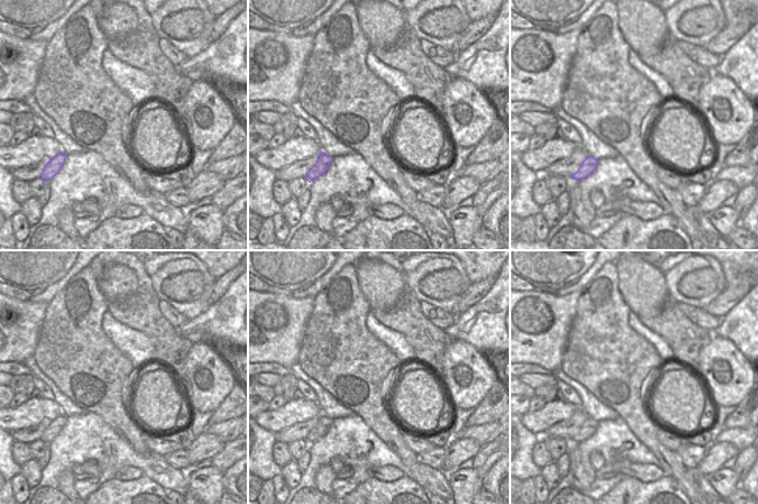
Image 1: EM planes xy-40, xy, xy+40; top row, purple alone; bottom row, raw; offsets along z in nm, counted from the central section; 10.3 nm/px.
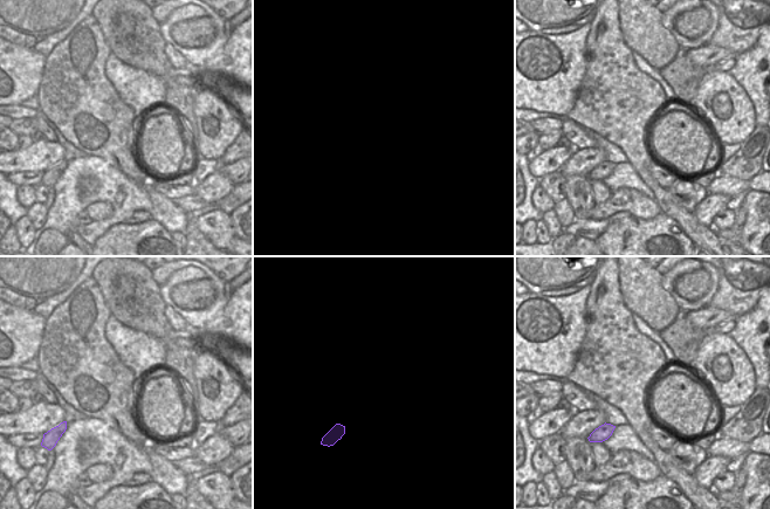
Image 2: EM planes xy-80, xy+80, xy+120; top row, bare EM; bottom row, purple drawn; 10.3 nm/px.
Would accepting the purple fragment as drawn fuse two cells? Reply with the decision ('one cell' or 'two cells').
one cell

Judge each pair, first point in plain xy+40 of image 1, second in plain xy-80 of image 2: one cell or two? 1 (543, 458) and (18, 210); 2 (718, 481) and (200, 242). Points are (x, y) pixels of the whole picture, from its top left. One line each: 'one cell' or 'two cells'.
1: two cells
2: two cells

